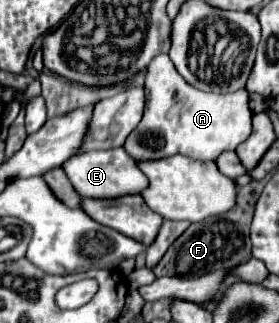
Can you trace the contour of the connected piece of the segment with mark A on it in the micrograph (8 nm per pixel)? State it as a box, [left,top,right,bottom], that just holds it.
[124,55,252,161]

